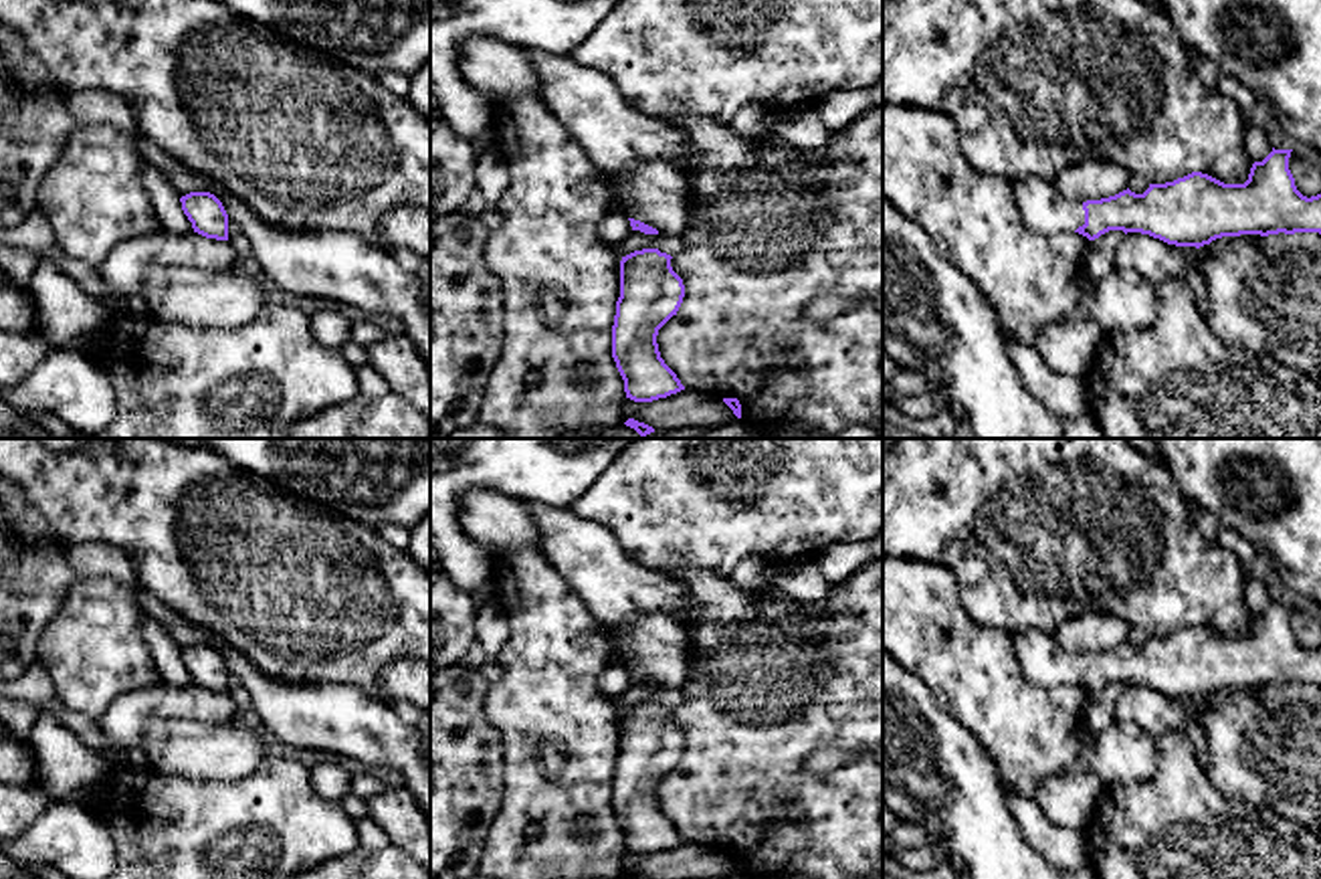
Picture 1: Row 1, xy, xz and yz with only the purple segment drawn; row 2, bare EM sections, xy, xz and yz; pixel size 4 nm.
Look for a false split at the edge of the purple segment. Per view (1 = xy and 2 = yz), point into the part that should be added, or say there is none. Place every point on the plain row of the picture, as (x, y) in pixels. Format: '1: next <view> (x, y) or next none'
1: next none
2: next yz (1043, 661)

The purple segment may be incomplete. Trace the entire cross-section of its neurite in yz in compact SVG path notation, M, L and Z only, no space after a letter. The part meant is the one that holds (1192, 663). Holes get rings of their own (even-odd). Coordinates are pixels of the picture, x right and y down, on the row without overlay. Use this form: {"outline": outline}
{"outline": "M1293 602L1254 614L1244 637L1224 637L1192 624L1143 647L1129 641L1101 653L1073 655L1054 634L1018 632L1012 649L1032 685L1079 685L1089 693L1109 683L1141 685L1176 699L1204 699L1240 687L1321 687L1321 647L1303 649L1289 622Z"}

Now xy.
{"outline": "M190 645L180 655L194 685L206 691L228 693L228 667L214 647Z"}

